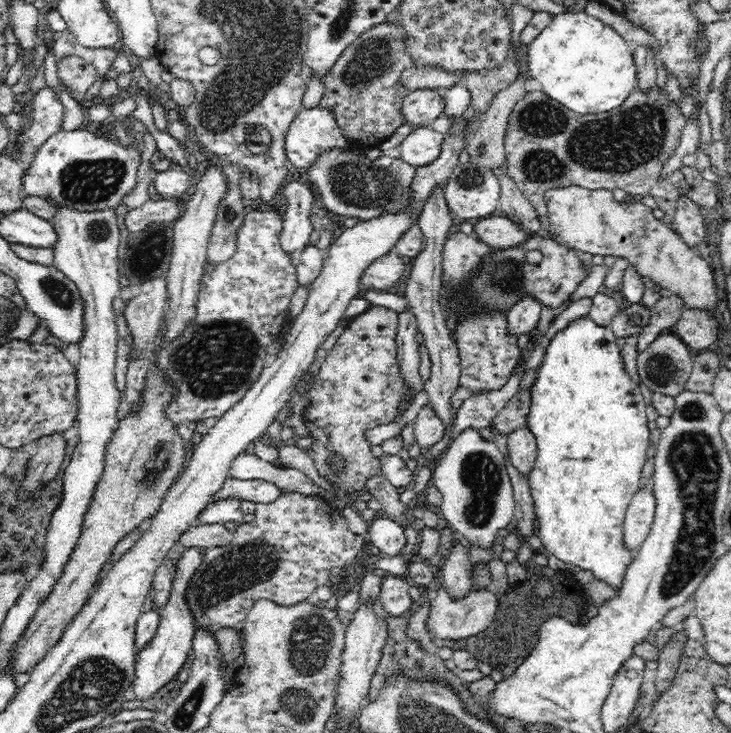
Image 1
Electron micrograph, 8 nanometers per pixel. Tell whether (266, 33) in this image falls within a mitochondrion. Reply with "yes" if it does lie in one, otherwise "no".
yes

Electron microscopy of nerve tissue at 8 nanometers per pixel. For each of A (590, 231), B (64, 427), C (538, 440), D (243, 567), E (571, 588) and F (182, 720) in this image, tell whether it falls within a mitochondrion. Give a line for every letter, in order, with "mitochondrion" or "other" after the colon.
A: other
B: other
C: other
D: mitochondrion
E: other
F: mitochondrion

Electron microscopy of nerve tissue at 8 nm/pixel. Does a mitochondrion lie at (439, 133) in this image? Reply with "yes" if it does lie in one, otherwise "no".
no

